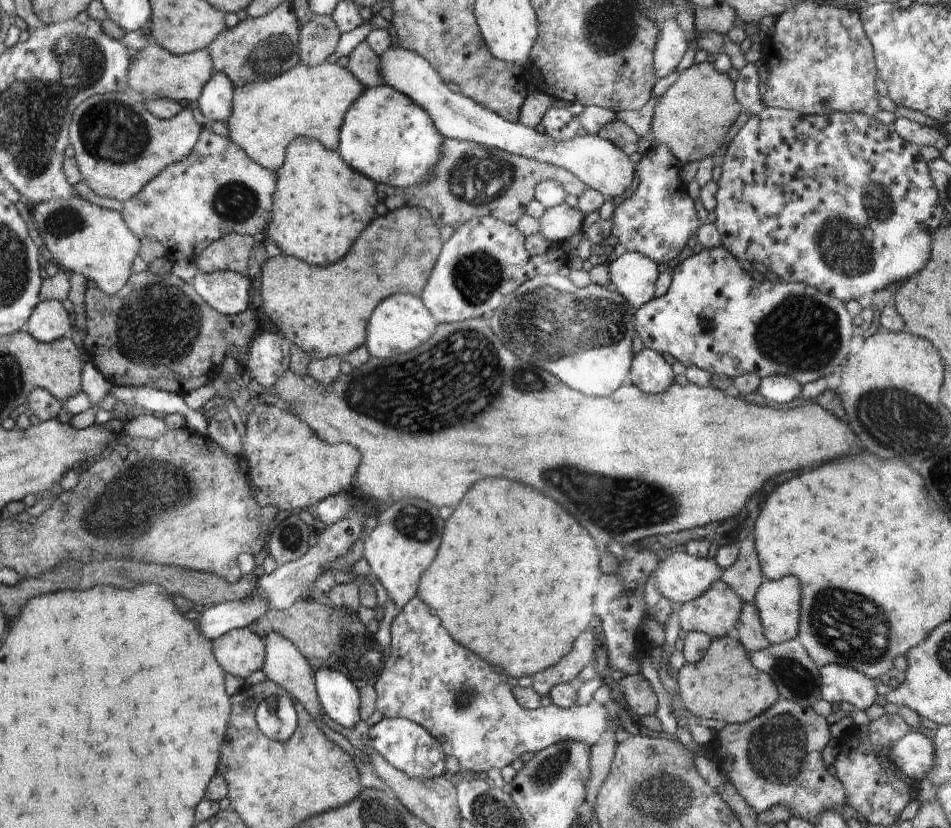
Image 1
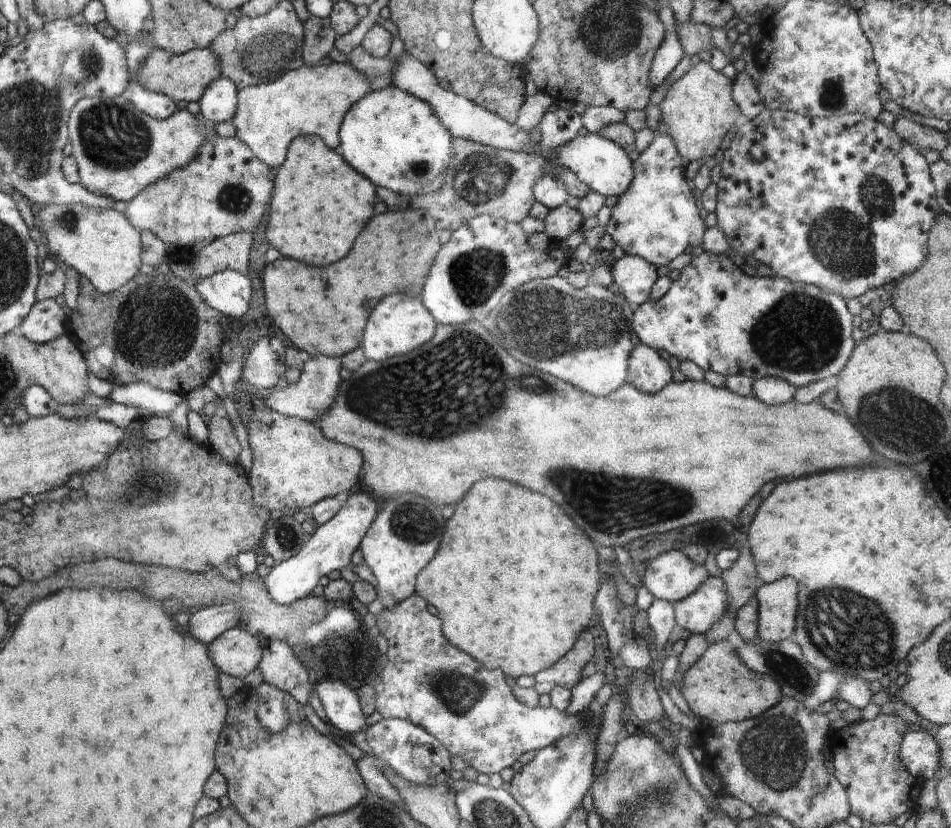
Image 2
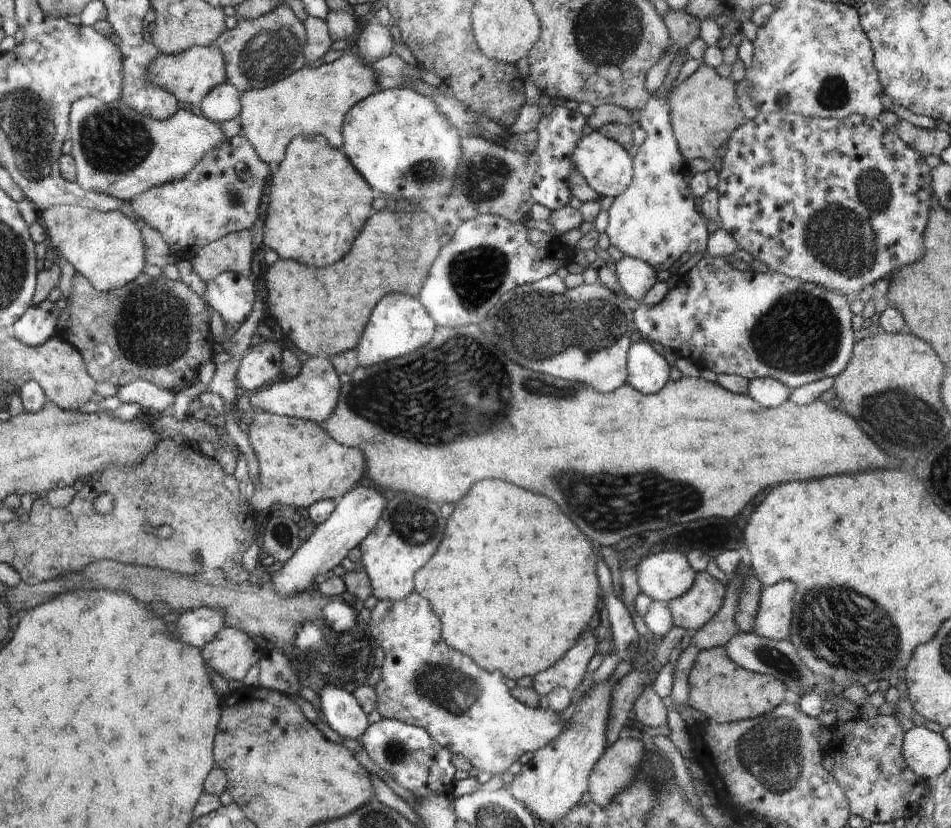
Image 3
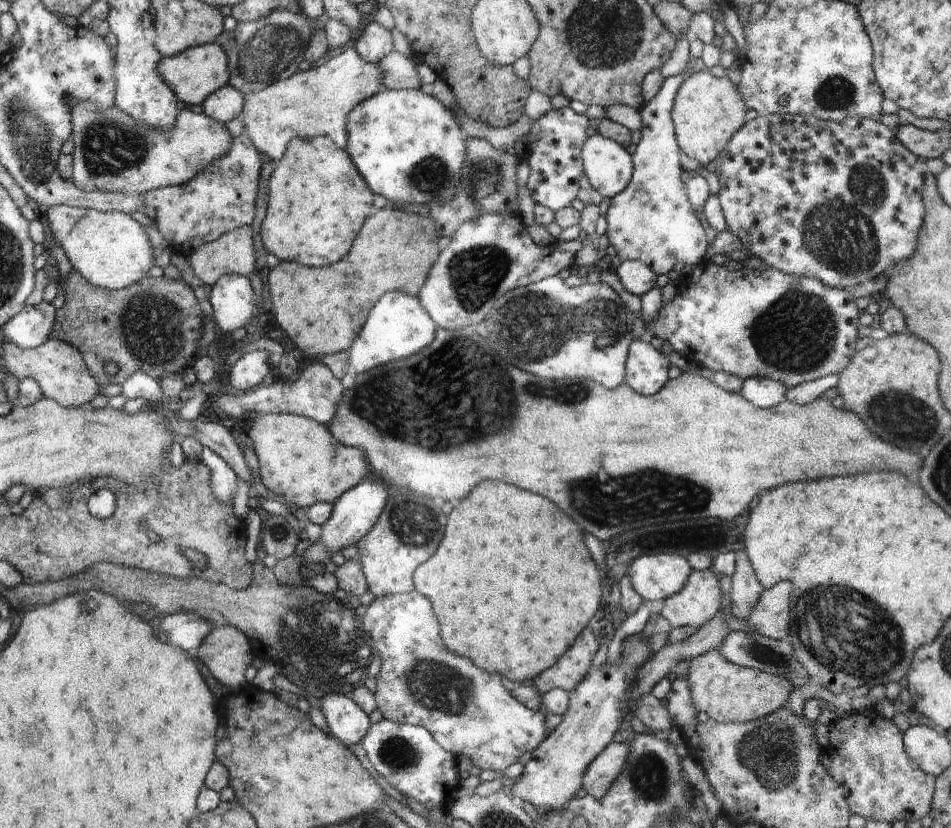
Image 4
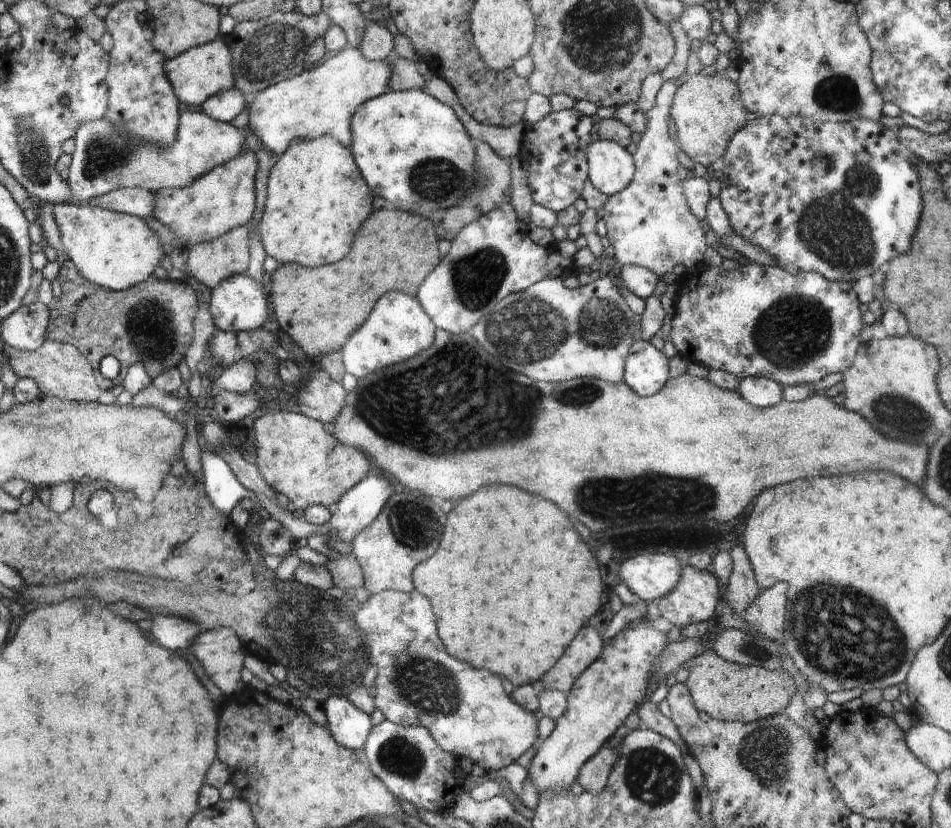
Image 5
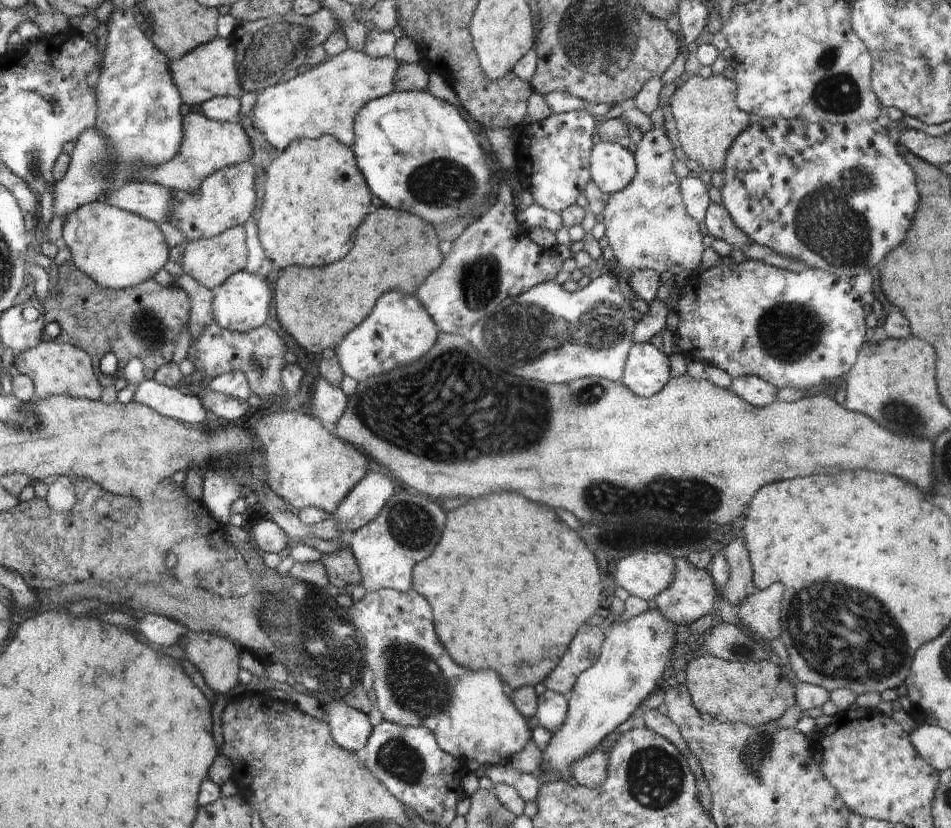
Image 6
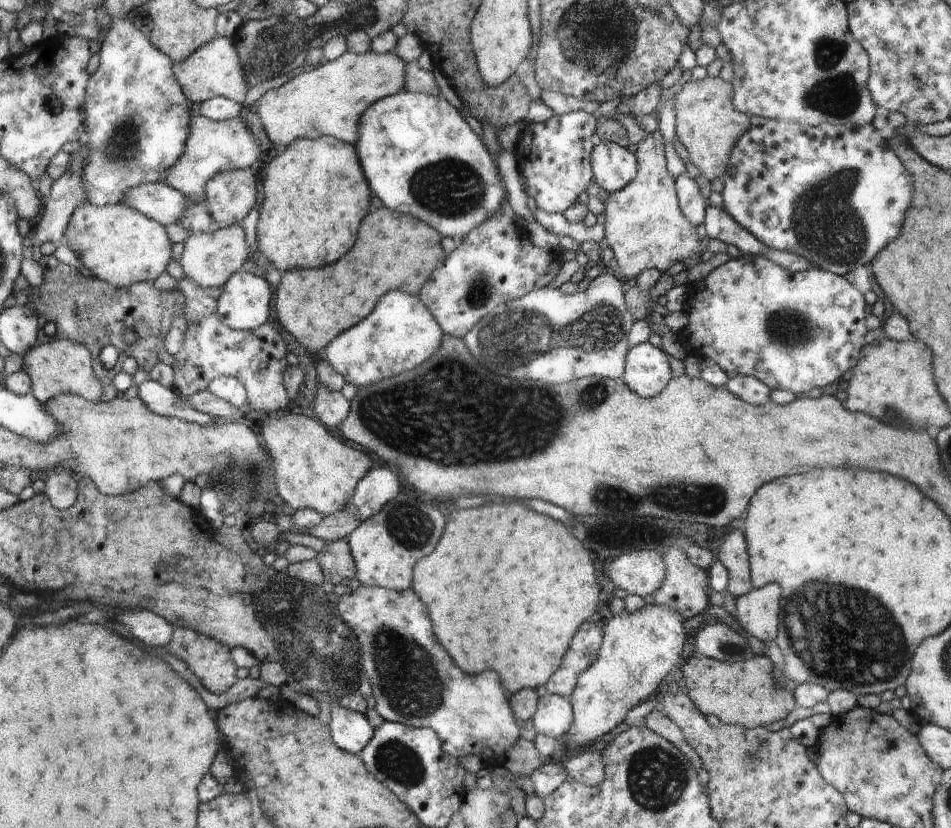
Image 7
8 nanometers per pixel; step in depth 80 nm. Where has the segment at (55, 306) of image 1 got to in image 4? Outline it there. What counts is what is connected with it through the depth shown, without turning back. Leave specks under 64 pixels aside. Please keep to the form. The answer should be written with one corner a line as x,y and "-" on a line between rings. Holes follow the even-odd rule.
42,301
36,306
25,305
22,312
5,324
6,340
23,349
40,347
52,334
54,306

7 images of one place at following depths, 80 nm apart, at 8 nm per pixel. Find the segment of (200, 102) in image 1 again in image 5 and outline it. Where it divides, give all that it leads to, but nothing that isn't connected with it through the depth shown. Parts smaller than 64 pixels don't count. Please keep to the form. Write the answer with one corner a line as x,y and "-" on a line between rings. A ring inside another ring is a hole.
236,88
219,92
201,104
202,112
216,120
232,124
233,120
237,118
236,116
245,110
247,106
246,97

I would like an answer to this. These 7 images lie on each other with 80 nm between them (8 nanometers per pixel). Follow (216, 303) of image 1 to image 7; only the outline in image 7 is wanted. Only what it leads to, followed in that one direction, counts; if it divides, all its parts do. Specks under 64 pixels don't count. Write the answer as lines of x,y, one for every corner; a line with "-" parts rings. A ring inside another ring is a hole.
237,272
224,283
215,315
237,331
255,331
270,316
272,290
268,282
249,272

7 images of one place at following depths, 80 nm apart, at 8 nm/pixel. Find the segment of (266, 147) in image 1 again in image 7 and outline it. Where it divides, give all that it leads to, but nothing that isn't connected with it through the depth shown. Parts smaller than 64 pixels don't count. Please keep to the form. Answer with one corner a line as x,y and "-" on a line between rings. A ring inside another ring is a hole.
347,50
342,56
321,63
318,68
310,70
308,76
304,72
304,74
292,78
290,82
286,82
284,86
268,90
260,97
254,109
258,112
267,137
274,145
284,144
288,147
298,138
315,139
322,135
338,137
340,140
355,145
360,138
361,114
373,102
396,94
403,89
406,67
406,62
396,52
379,55
368,50
364,54
354,54

